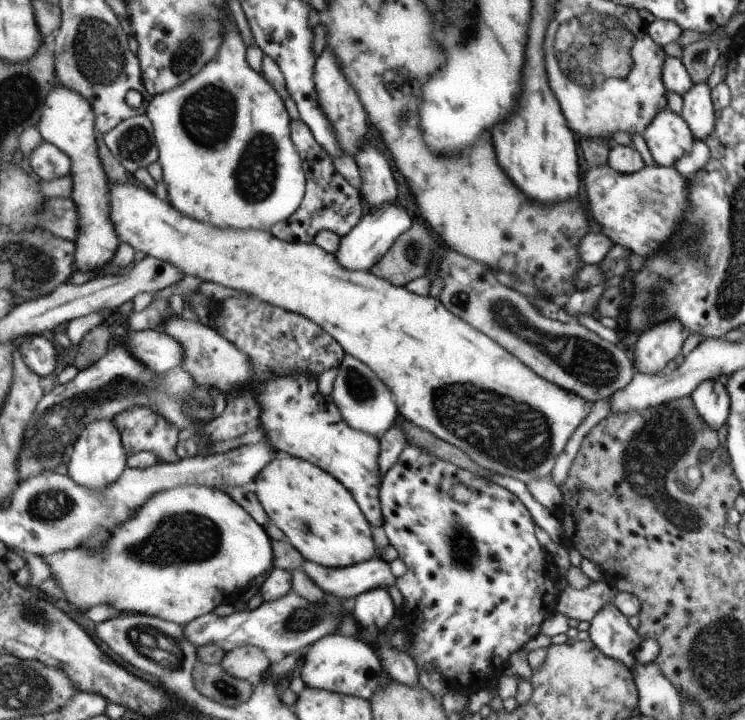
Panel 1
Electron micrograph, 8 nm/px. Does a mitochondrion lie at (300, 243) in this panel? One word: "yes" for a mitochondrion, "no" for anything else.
no

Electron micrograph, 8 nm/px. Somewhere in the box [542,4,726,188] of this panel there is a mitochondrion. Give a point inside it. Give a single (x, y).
(595, 43)

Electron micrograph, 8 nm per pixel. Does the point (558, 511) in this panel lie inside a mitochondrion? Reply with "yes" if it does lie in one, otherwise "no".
no

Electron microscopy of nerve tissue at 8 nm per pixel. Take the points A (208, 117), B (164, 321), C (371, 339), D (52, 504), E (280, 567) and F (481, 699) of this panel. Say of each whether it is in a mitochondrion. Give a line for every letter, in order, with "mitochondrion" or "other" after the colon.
A: mitochondrion
B: other
C: other
D: mitochondrion
E: other
F: other

